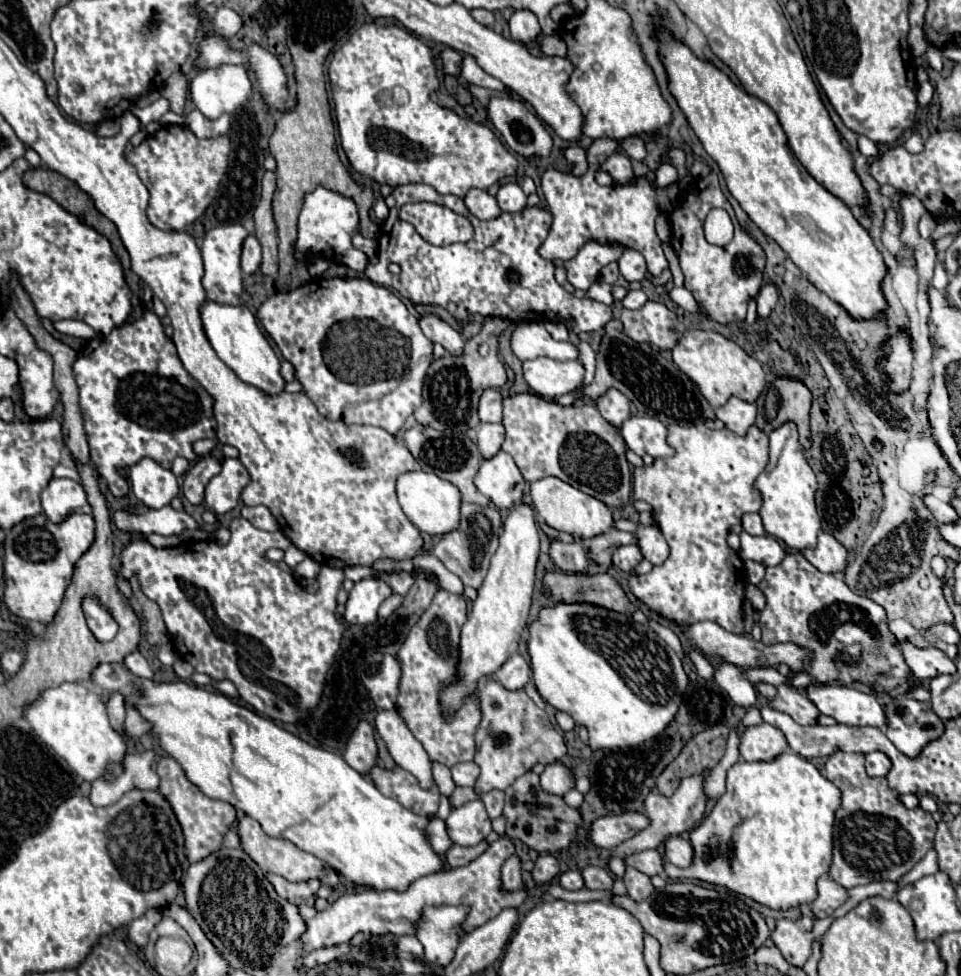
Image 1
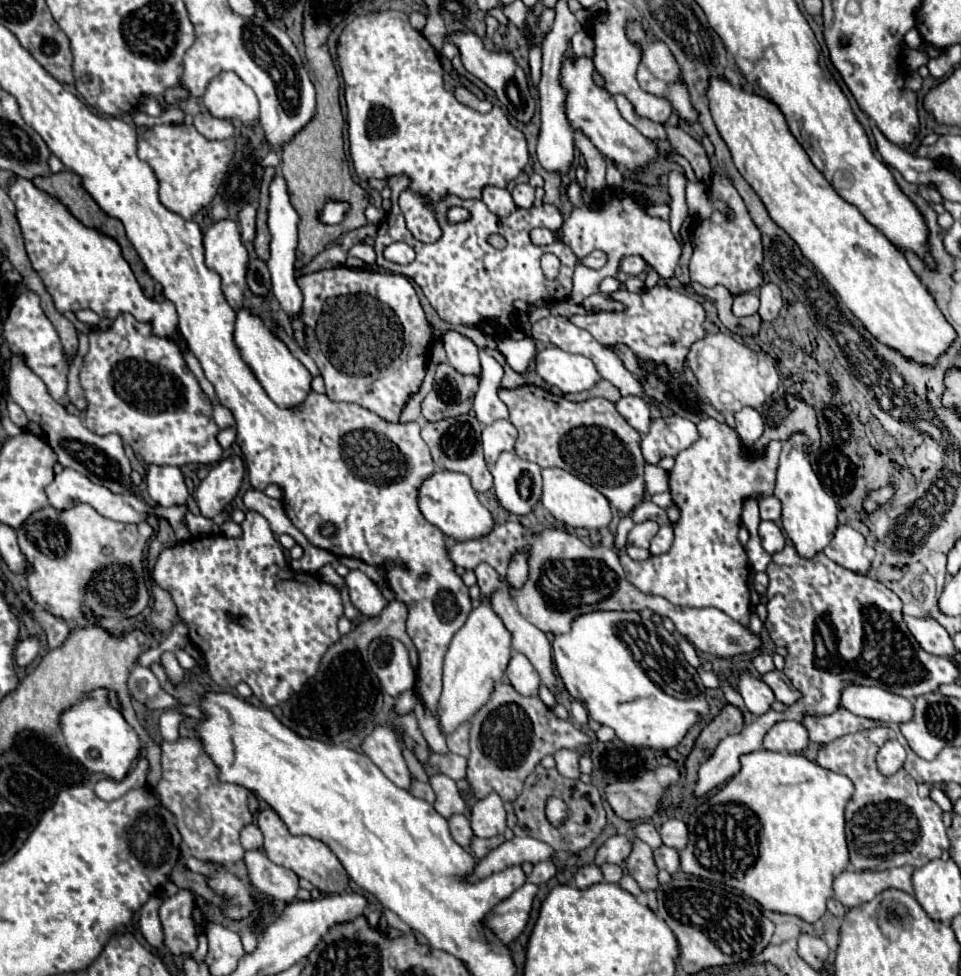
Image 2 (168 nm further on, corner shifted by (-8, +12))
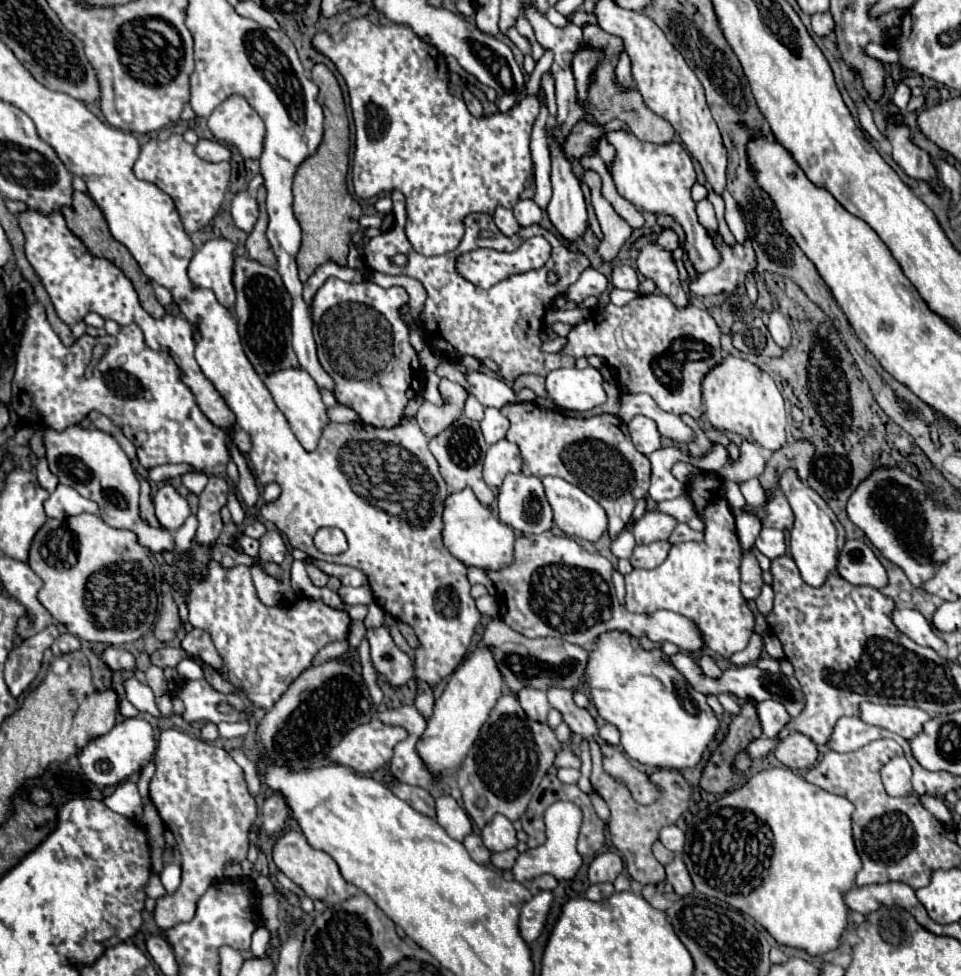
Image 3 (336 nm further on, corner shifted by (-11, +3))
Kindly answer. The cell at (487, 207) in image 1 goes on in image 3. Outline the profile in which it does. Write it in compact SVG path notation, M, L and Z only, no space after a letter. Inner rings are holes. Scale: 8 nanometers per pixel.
M502 206L496 208L496 212L494 212L494 222L496 222L498 230L500 230L502 234L506 234L506 236L512 236L512 234L516 234L516 232L520 230L520 224L516 222L512 210L502 208Z

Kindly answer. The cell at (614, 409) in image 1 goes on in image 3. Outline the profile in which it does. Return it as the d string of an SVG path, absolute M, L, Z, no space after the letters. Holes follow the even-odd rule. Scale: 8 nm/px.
M638 414L636 418L632 418L628 422L628 430L630 430L630 436L632 436L632 442L634 446L642 452L642 454L650 454L654 450L660 448L660 432L656 428L656 422L650 420L650 418L644 418L642 414Z

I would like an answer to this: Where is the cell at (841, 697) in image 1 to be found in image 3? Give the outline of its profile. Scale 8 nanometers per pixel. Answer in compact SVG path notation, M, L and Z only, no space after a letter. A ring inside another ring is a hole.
M874 702L860 704L860 720L862 722L896 732L906 740L912 740L922 730L922 724L928 718L930 716L920 708L888 706L888 704L874 704Z

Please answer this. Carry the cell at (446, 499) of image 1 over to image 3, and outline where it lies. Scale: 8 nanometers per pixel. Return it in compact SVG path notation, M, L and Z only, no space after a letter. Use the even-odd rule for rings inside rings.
M464 488L460 492L450 494L444 500L442 522L444 522L444 530L442 530L444 546L466 566L498 570L512 562L514 530L502 524L486 506L482 506L478 498L472 494L472 490Z

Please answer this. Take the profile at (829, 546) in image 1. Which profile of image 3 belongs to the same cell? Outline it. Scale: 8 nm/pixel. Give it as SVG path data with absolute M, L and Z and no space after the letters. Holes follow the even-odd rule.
M846 540L836 572L850 584L856 586L886 586L886 570L876 554L862 540Z

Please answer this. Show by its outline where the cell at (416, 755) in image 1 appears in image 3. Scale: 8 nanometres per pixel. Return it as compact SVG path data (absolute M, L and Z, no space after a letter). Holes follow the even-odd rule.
M446 794L436 800L436 822L448 832L454 840L464 840L472 832L472 822L464 808L458 806L458 802Z

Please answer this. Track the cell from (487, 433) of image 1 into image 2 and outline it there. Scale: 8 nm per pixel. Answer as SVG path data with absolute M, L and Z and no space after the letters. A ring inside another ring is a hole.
M501 419L495 421L493 425L487 425L483 429L483 453L487 465L493 467L503 451L513 451L515 441L517 441L517 429L509 421Z

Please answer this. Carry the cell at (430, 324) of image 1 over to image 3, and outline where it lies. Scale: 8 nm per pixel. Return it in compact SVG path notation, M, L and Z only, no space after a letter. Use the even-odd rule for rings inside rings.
M476 370L466 372L466 380L470 384L470 392L476 396L476 400L482 406L502 408L504 404L508 404L508 388L510 386L504 380L488 376L484 372L476 372Z

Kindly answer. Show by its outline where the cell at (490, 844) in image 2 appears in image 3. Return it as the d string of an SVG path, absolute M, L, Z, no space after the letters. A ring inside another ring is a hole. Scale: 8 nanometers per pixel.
M514 848L504 850L504 852L494 852L490 864L492 864L494 868L500 868L500 870L510 870L512 864L514 864L514 860L516 860L516 856L518 856L518 852L516 852Z

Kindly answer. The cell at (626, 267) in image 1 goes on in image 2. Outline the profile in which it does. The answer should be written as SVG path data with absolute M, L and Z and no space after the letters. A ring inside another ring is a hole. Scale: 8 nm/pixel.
M623 257L621 271L627 275L641 275L645 271L645 261L641 257Z

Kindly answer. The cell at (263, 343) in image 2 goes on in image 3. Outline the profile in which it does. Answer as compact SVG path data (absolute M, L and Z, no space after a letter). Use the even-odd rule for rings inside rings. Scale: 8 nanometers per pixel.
M304 368L278 370L278 372L272 372L272 374L266 374L264 384L270 390L278 410L286 416L286 420L288 420L294 436L300 440L300 444L308 452L314 450L316 444L318 444L318 438L322 434L322 428L328 422L328 416L326 416L326 406L320 398L318 386L316 386L316 382L312 382L312 376Z

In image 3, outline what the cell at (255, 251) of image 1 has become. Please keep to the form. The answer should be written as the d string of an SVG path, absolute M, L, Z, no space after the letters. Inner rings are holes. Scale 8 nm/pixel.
M240 192L240 194L234 196L234 200L232 200L232 218L234 218L234 224L240 230L244 230L246 234L256 224L258 204L256 204L256 200L248 192Z

